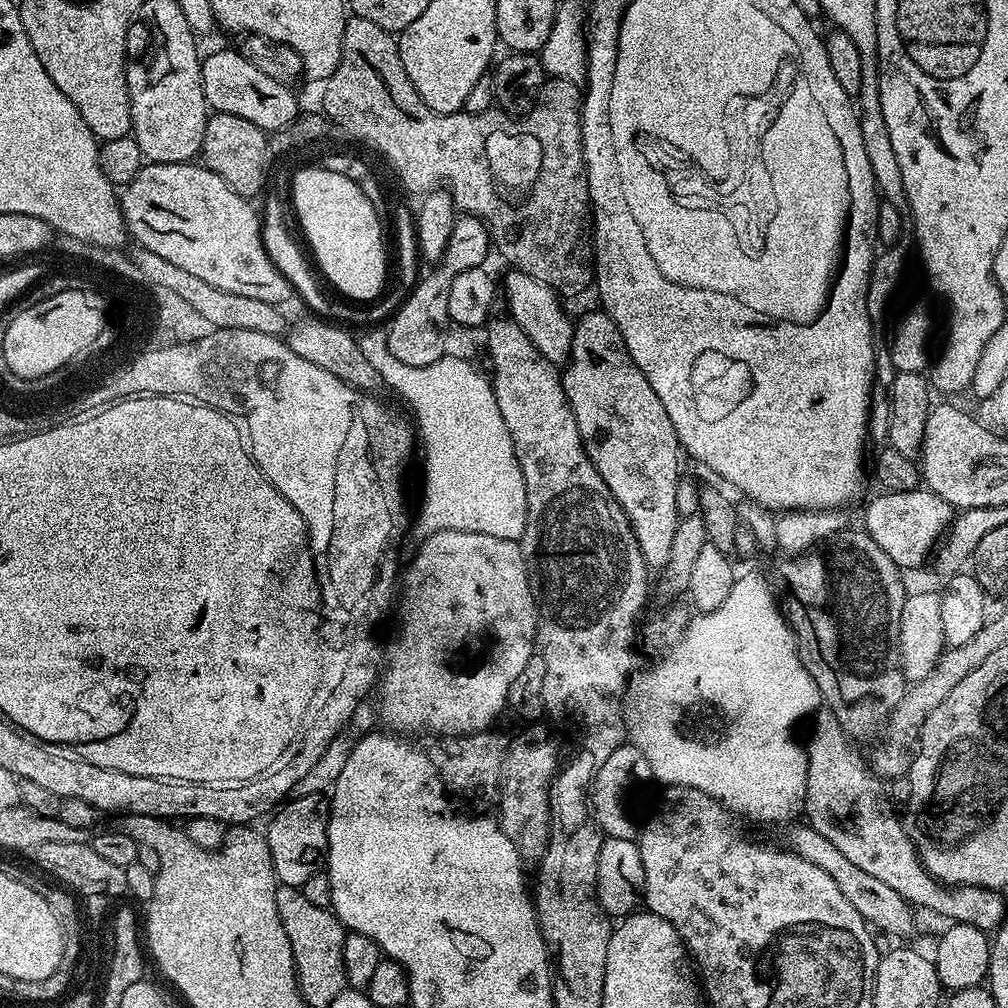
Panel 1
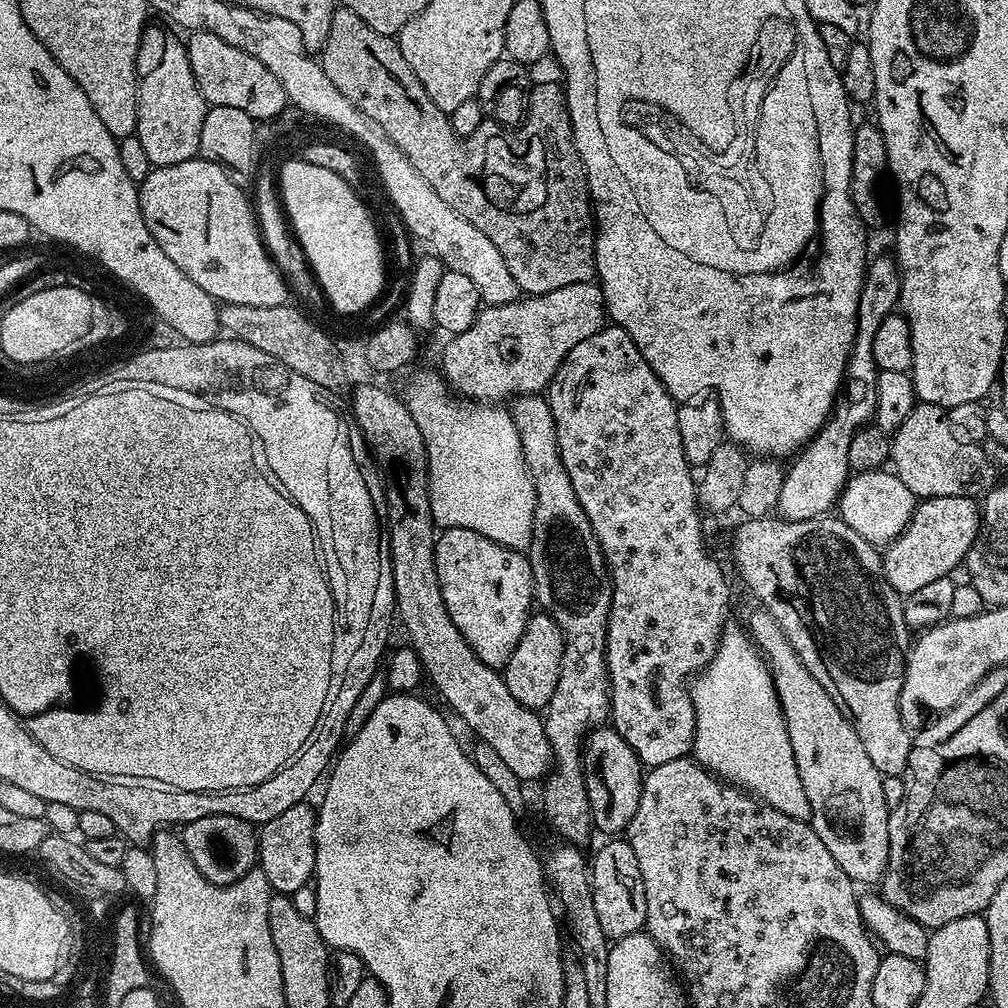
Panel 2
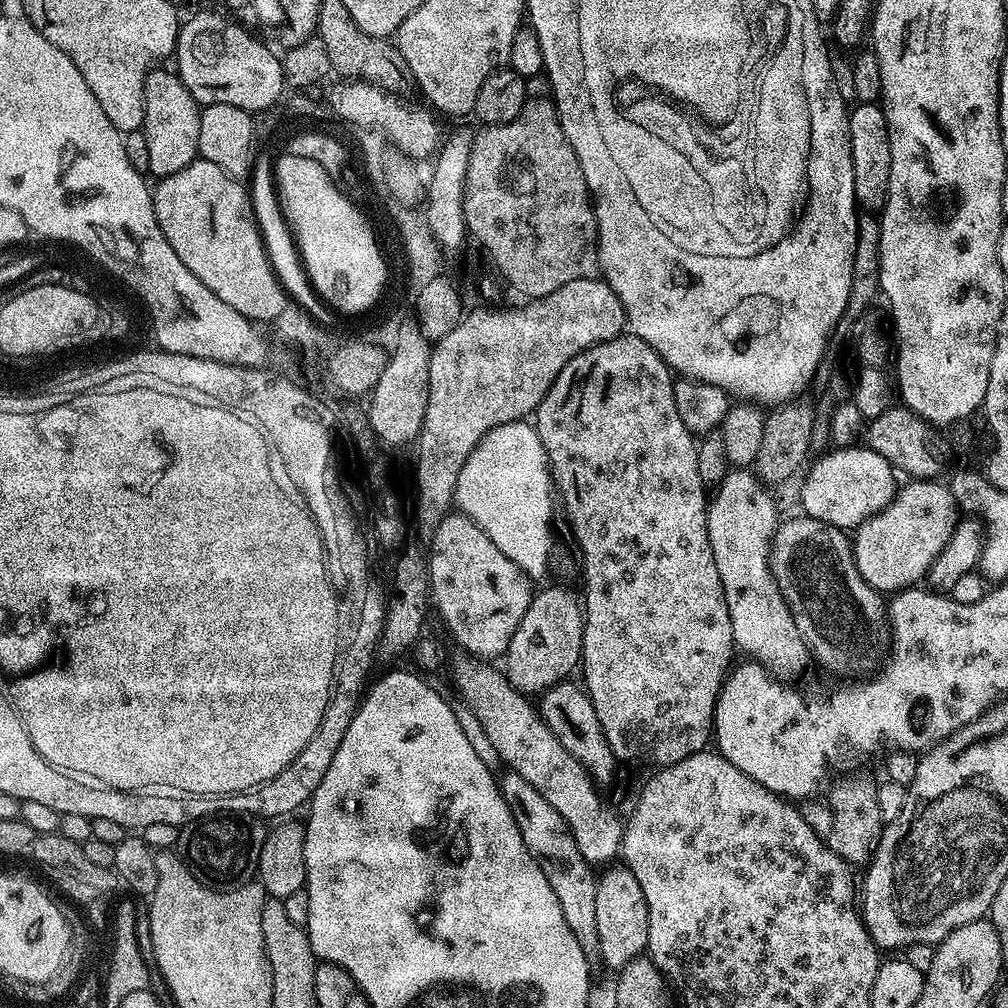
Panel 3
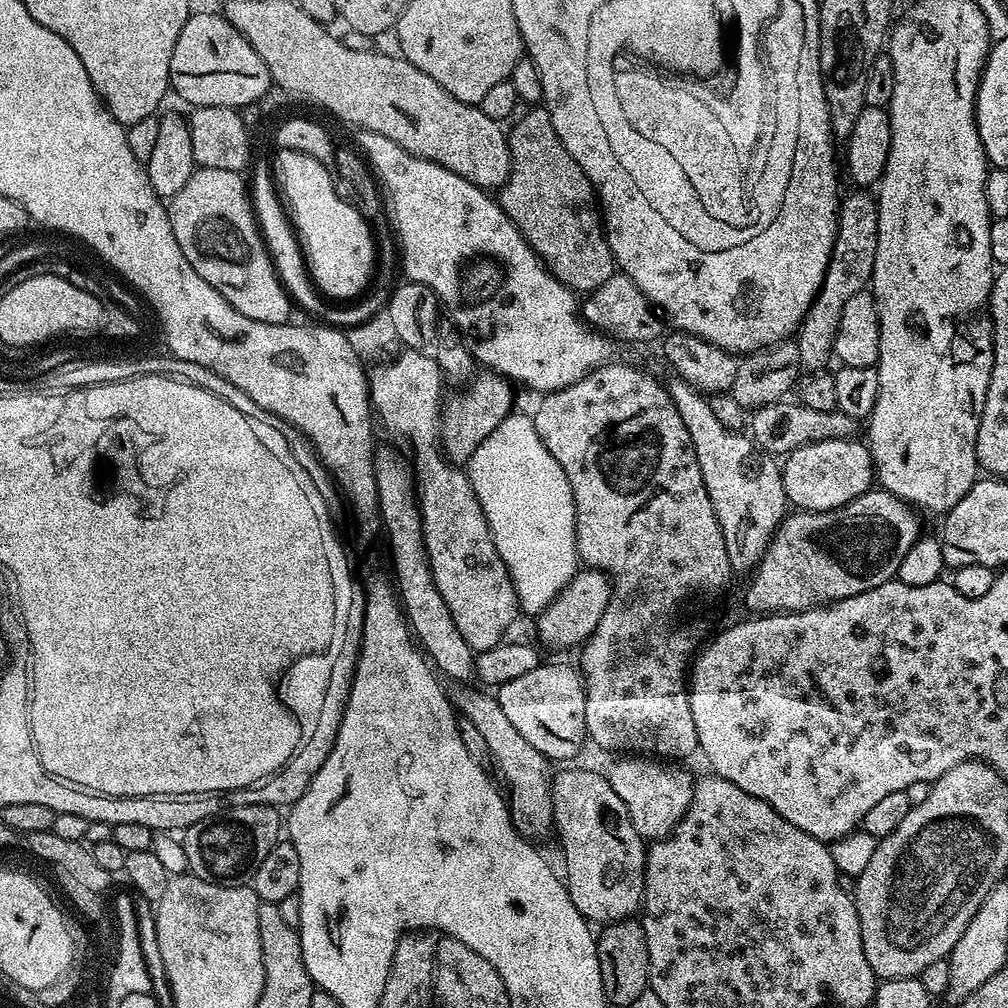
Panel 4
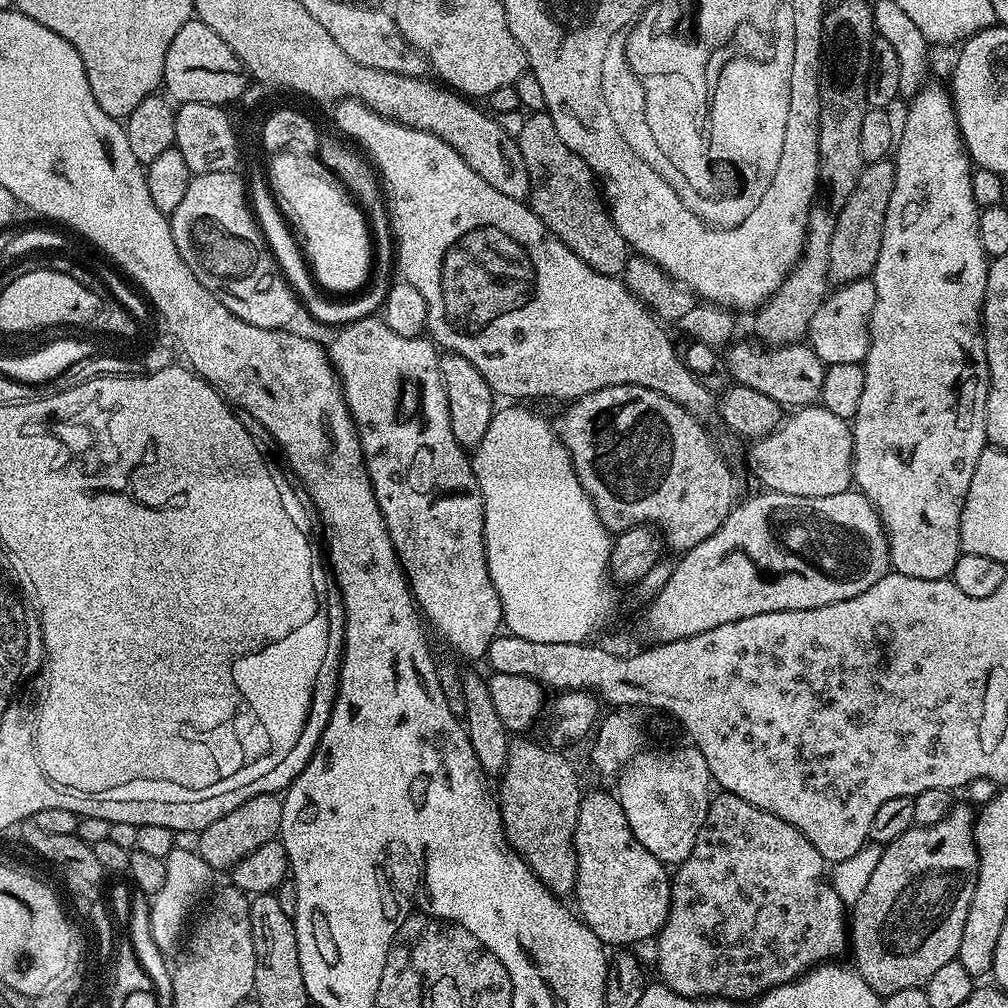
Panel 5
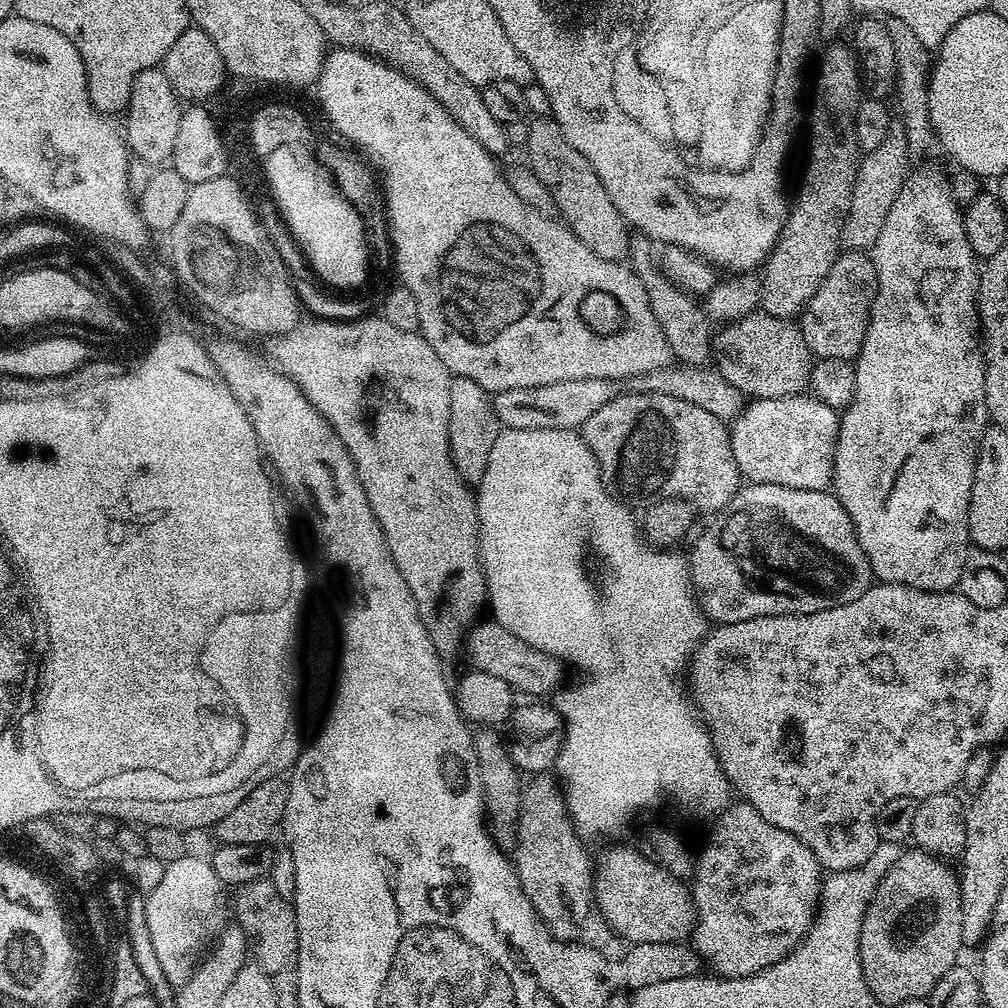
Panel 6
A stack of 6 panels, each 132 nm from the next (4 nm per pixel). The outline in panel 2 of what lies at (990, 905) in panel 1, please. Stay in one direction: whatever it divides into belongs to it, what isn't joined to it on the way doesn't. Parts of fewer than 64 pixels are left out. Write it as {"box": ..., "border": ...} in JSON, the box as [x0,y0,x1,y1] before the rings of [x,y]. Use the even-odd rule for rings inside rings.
{"box":[746,610,890,885],"border":[[[759,610],[748,620],[746,631],[753,644],[760,649],[772,674],[772,685],[776,687],[776,696],[780,699],[780,707],[784,713],[784,725],[788,727],[790,746],[794,750],[794,762],[798,766],[795,779],[800,783],[804,796],[808,799],[808,808],[812,811],[810,823],[813,830],[822,838],[826,850],[834,854],[834,862],[842,866],[844,873],[857,885],[875,885],[884,879],[884,871],[888,865],[890,850],[890,834],[888,833],[888,814],[886,798],[882,795],[882,782],[878,766],[870,762],[870,754],[866,754],[866,746],[862,746],[862,738],[854,730],[854,726],[838,710],[834,698],[822,690],[818,678],[802,666],[802,658],[794,654],[794,646],[784,637],[782,626],[766,610]]]}

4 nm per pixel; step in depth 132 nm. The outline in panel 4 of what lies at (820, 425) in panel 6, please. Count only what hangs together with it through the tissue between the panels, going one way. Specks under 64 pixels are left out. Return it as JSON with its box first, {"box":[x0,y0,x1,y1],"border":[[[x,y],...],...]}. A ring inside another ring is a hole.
{"box":[782,439,874,512],"border":[[[859,439],[823,440],[804,444],[782,460],[784,489],[789,505],[806,512],[829,512],[850,503],[874,484],[872,454]]]}

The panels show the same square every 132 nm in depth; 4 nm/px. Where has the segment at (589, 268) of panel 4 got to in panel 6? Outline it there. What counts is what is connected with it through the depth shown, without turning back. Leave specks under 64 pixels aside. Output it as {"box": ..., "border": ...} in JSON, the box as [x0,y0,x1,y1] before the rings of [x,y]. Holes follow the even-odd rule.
{"box":[526,118,630,262],"border":[[[536,118],[529,123],[529,140],[526,145],[528,152],[527,167],[537,175],[546,190],[557,203],[559,219],[577,238],[598,258],[606,258],[610,262],[621,262],[628,256],[630,226],[618,214],[618,206],[606,194],[606,186],[594,174],[594,166],[562,134],[562,126],[551,118]]]}

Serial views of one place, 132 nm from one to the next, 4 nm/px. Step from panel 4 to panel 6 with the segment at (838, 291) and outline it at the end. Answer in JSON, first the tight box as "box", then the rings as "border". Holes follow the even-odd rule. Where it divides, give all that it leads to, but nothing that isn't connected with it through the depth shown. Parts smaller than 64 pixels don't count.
{"box":[840,118,910,252],"border":[[[896,118],[893,119],[883,142],[874,150],[863,153],[857,166],[849,213],[846,214],[844,225],[840,227],[840,243],[845,249],[853,252],[875,249],[878,234],[882,234],[882,226],[886,222],[886,214],[890,214],[890,206],[894,206],[894,198],[898,198],[898,190],[902,190],[904,181],[910,175],[908,166],[910,166],[910,159],[906,130],[903,121]]]}

